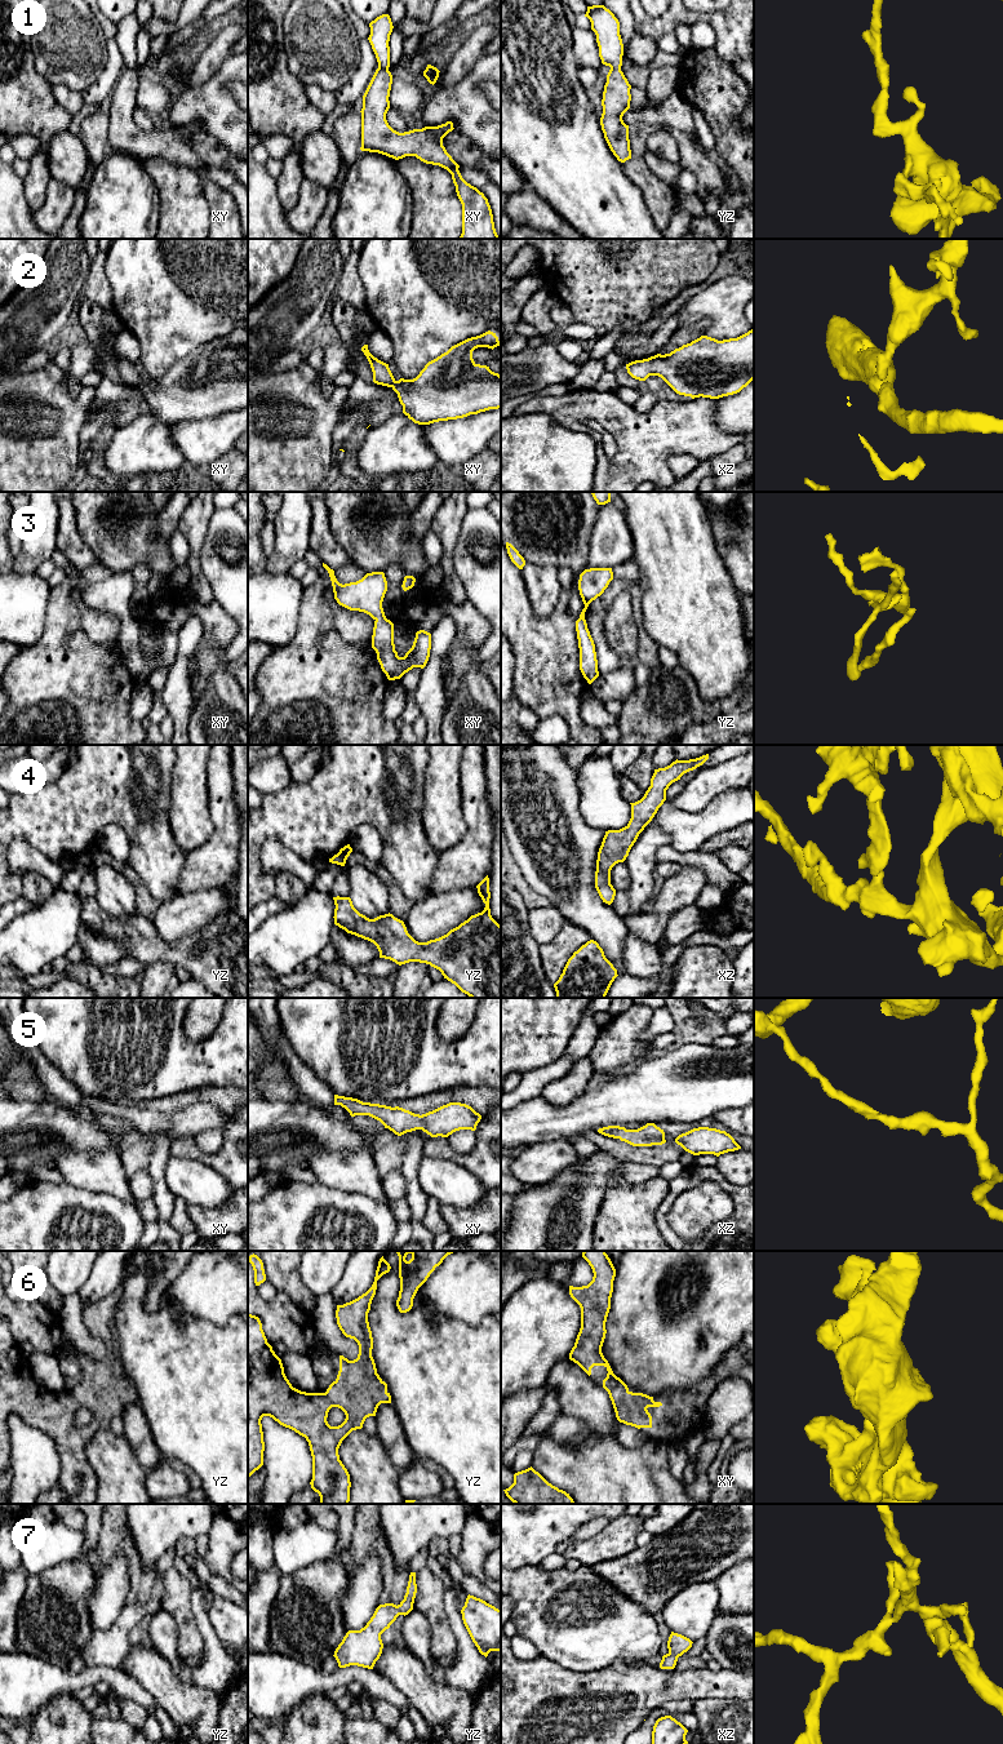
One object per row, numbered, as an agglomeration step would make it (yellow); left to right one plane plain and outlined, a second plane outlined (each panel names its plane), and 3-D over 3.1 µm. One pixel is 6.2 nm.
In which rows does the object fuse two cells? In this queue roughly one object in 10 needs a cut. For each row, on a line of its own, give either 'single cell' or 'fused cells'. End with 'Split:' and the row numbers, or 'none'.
1: single cell
2: single cell
3: single cell
4: single cell
5: single cell
6: single cell
7: single cell
Split: none

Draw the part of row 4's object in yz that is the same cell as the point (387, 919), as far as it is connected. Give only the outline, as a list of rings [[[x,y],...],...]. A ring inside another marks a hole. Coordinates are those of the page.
[[[488,875],[476,888],[485,904],[484,910],[471,915],[447,935],[427,942],[416,941],[408,933],[404,922],[390,913],[374,919],[367,918],[354,907],[350,897],[333,897],[334,924],[347,933],[373,942],[380,951],[380,958],[390,959],[399,966],[409,962],[430,964],[470,998],[501,998],[501,926],[491,915]]]

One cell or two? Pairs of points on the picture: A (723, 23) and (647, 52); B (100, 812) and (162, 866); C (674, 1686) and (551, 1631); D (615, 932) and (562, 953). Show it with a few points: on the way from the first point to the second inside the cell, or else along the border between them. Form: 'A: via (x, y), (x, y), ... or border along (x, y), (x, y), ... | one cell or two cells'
A: border along (635, 31), (656, 41) | two cells
B: via (118, 812), (152, 848) | one cell
C: border along (643, 1660), (615, 1660), (609, 1665), (587, 1672) | two cells
D: border along (566, 921), (584, 928), (591, 939) | two cells

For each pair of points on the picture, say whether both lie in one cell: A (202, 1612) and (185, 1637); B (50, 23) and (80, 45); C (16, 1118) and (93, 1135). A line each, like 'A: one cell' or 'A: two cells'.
A: two cells
B: one cell
C: one cell

